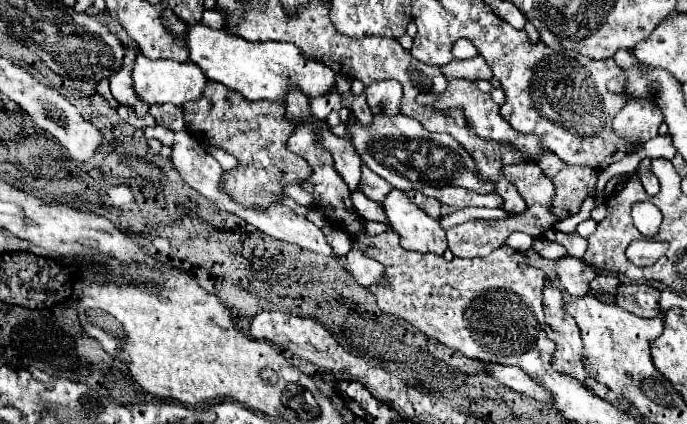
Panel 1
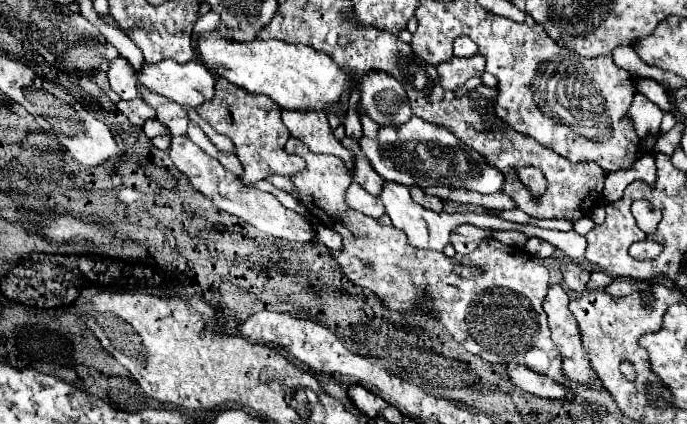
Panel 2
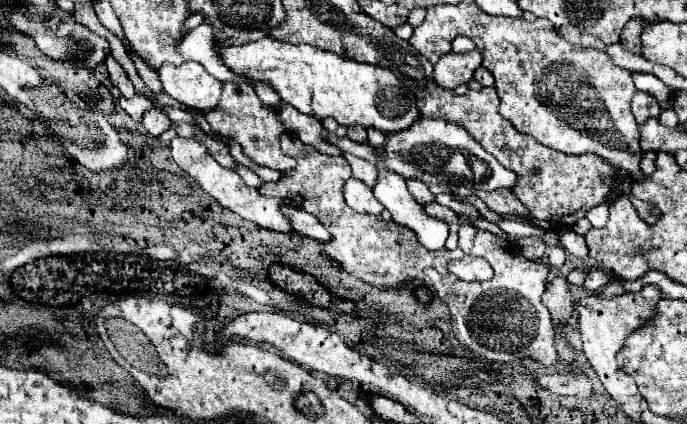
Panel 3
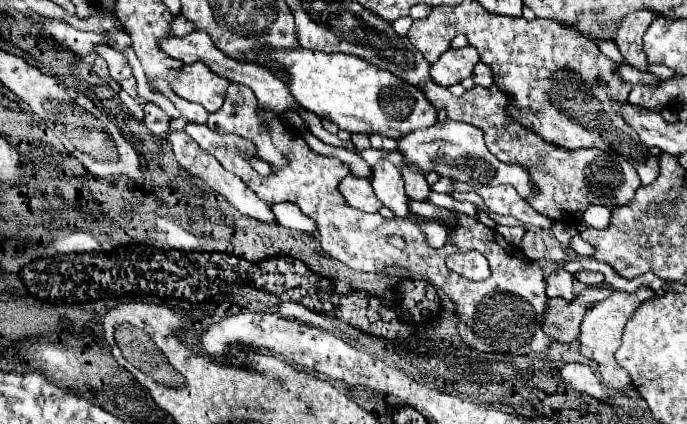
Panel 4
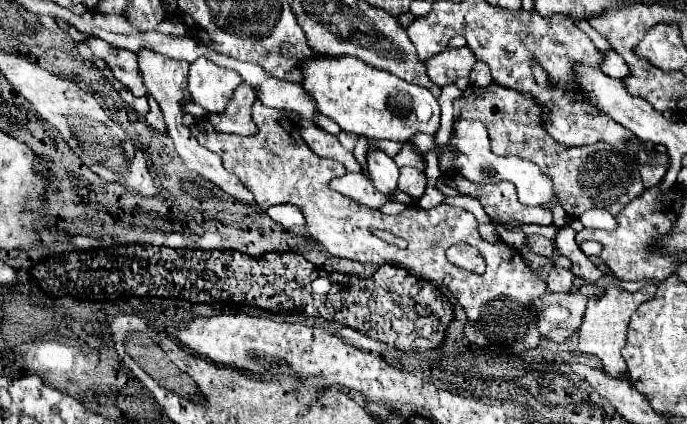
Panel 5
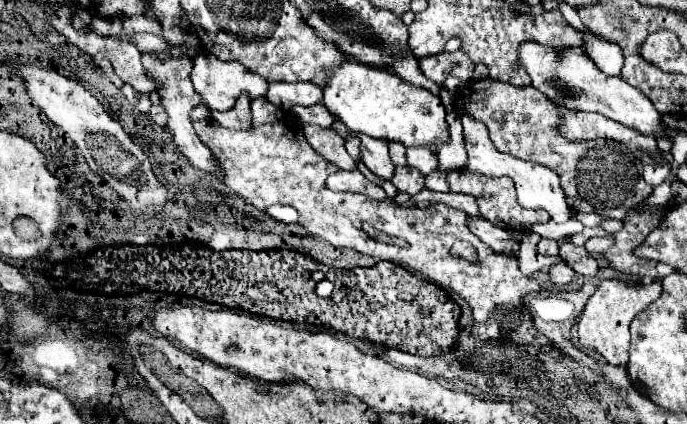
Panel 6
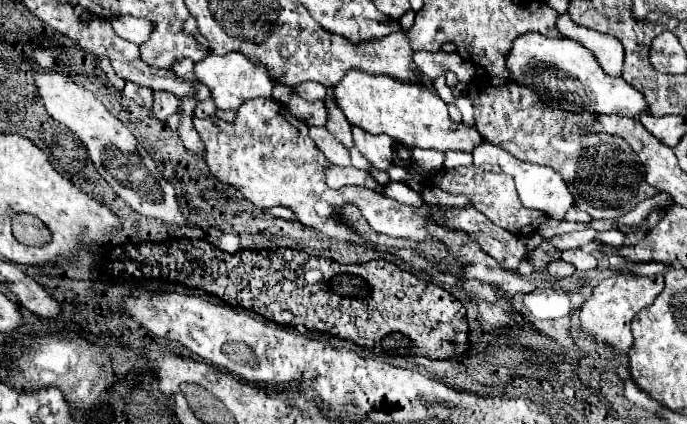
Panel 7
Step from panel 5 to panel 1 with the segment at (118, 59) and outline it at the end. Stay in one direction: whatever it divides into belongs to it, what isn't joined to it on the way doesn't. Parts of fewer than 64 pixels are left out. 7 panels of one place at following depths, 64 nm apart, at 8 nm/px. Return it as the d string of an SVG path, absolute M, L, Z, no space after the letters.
M128 47L126 49L126 56L124 56L124 66L120 72L116 72L112 78L110 78L110 90L112 90L112 96L116 98L118 104L122 106L130 106L132 110L136 108L136 112L140 112L140 116L146 116L148 112L148 104L144 106L134 106L136 104L136 94L132 90L132 78L130 78L130 68L132 68L132 62L136 58L134 48Z

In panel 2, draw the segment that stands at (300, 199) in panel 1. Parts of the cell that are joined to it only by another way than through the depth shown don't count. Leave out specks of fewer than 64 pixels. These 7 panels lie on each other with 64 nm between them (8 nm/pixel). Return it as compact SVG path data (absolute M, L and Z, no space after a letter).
M275 174L268 176L266 180L276 188L280 188L280 190L284 190L284 192L292 192L292 194L294 194L294 186L292 186L292 180L290 180L290 178Z

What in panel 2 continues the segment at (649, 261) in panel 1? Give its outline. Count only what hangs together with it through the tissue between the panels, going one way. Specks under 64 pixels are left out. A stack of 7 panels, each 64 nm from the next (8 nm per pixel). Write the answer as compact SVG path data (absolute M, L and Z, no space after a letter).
M636 242L630 246L628 252L636 260L648 260L648 258L656 258L662 252L662 248L656 242Z

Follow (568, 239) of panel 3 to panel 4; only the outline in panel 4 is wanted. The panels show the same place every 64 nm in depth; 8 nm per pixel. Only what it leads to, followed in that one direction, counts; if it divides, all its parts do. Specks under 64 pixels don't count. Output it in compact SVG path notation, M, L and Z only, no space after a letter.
M580 236L572 238L572 240L570 240L570 246L572 246L572 250L574 250L578 256L586 256L586 258L590 258L590 256L594 254L594 248L588 246Z

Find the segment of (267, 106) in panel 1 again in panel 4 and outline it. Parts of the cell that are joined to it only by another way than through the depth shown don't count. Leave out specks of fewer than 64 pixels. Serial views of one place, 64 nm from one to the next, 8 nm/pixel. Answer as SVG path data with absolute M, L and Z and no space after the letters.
M230 84L228 86L228 92L226 92L226 98L224 98L224 104L220 110L212 112L208 116L208 122L206 126L212 128L212 132L232 132L236 136L242 136L246 140L250 140L254 144L256 150L260 150L260 154L256 154L258 158L268 158L268 164L274 164L274 166L284 166L288 160L282 156L280 150L276 150L276 146L272 144L270 136L268 136L268 128L264 128L264 122L256 116L258 112L258 100L254 96L254 92L248 88L248 86L242 86L242 84Z

